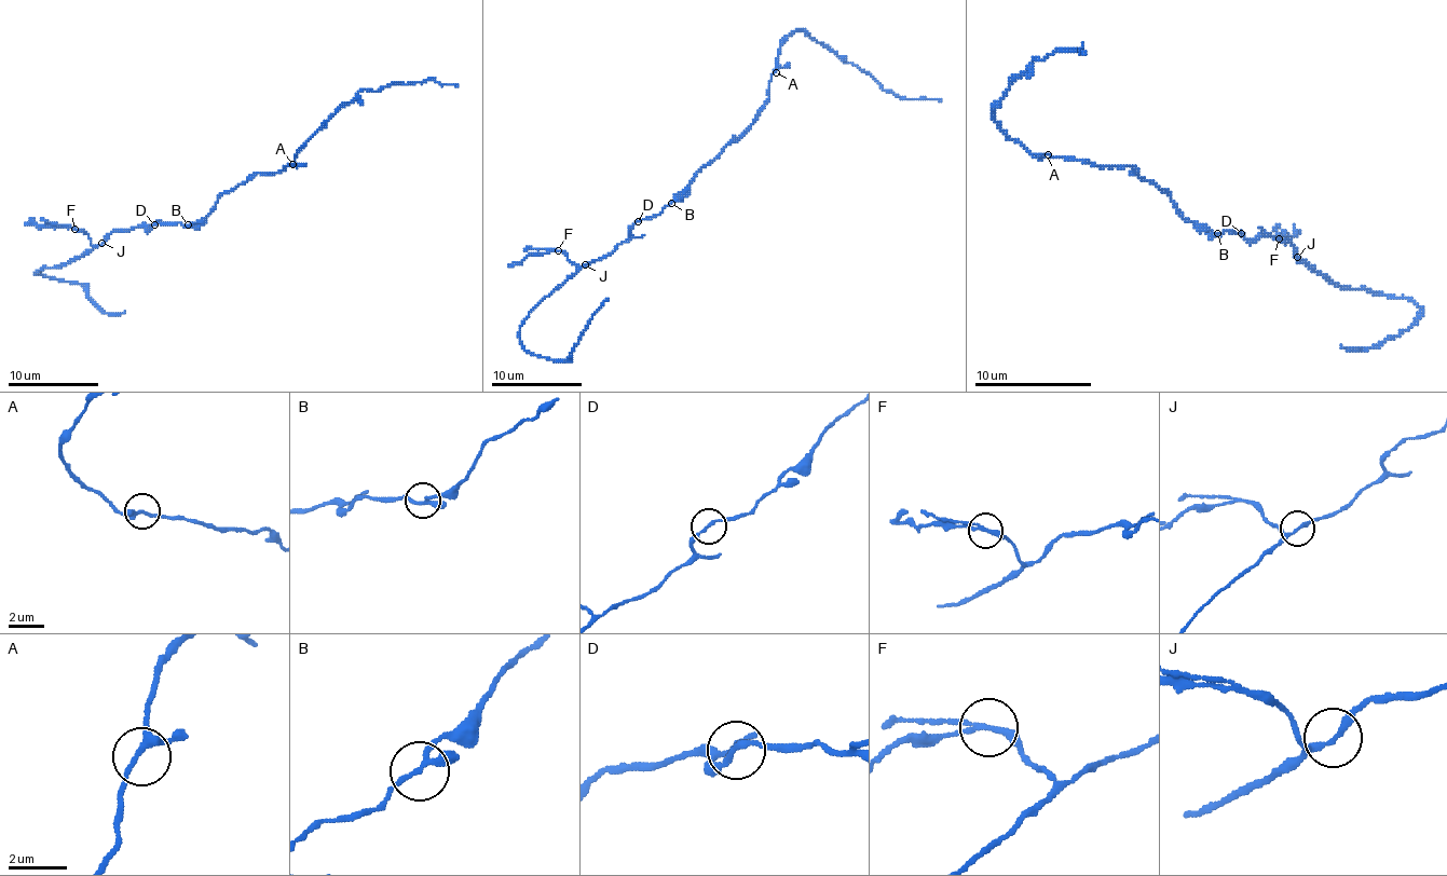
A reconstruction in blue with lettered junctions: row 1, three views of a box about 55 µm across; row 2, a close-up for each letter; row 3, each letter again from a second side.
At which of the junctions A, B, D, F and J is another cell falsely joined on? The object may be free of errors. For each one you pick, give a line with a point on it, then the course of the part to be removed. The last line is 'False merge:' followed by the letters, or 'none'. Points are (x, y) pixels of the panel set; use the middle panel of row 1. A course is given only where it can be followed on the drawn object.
F: (558, 250) | (558, 250), (531, 254), (508, 267)
False merge: F

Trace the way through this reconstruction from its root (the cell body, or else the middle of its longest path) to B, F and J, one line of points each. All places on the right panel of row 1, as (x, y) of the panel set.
B: (1188, 221), (1209, 233), (1217, 233)
F: (1188, 221), (1215, 233), (1238, 230), (1247, 240), (1261, 236), (1288, 240), (1300, 260), (1291, 245), (1279, 240)
J: (1188, 221), (1215, 233), (1238, 230), (1247, 240), (1261, 236), (1288, 240), (1297, 257)

